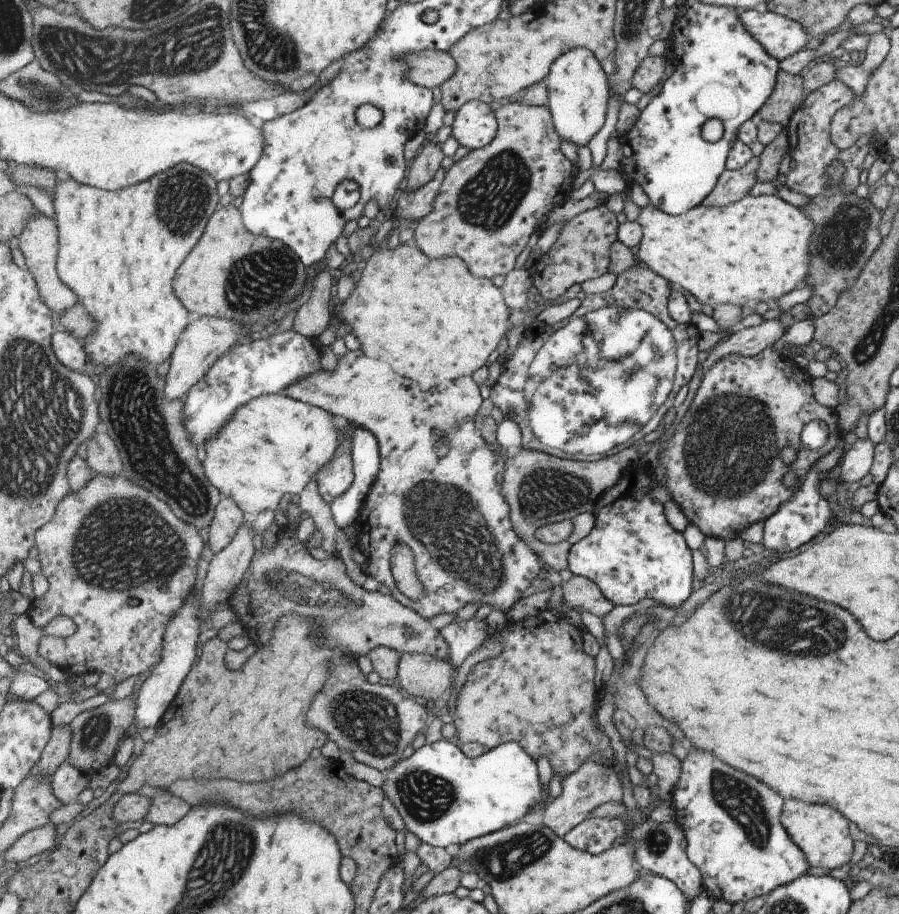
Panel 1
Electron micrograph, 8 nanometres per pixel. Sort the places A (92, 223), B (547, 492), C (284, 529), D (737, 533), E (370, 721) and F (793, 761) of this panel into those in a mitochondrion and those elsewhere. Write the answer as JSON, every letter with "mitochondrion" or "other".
{"A":"other","B":"mitochondrion","C":"other","D":"other","E":"mitochondrion","F":"other"}

